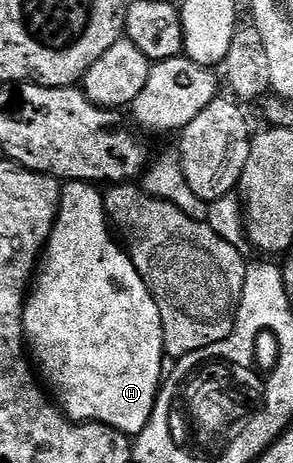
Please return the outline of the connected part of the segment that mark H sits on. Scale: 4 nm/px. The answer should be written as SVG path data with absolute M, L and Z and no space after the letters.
M70 181L60 190L56 224L26 297L24 339L39 380L50 393L52 388L55 404L69 421L109 425L119 433L135 435L146 427L166 373L162 315L132 258L116 246L104 211L104 193L96 189L95 184L86 181Z

